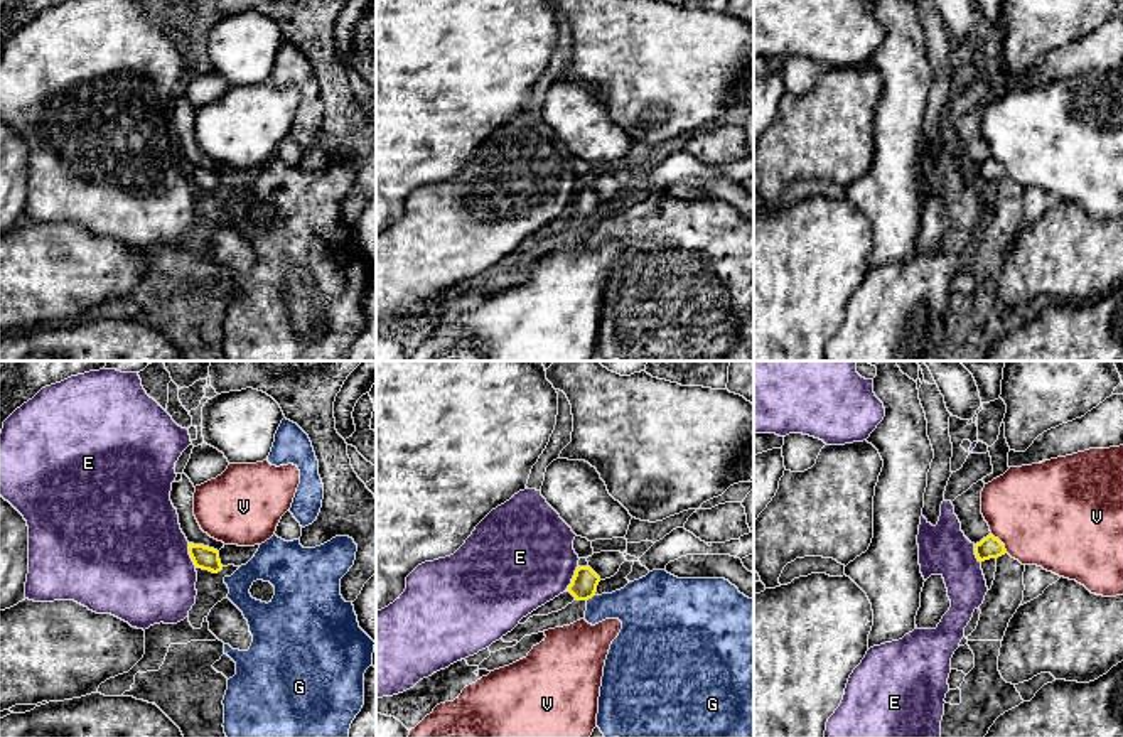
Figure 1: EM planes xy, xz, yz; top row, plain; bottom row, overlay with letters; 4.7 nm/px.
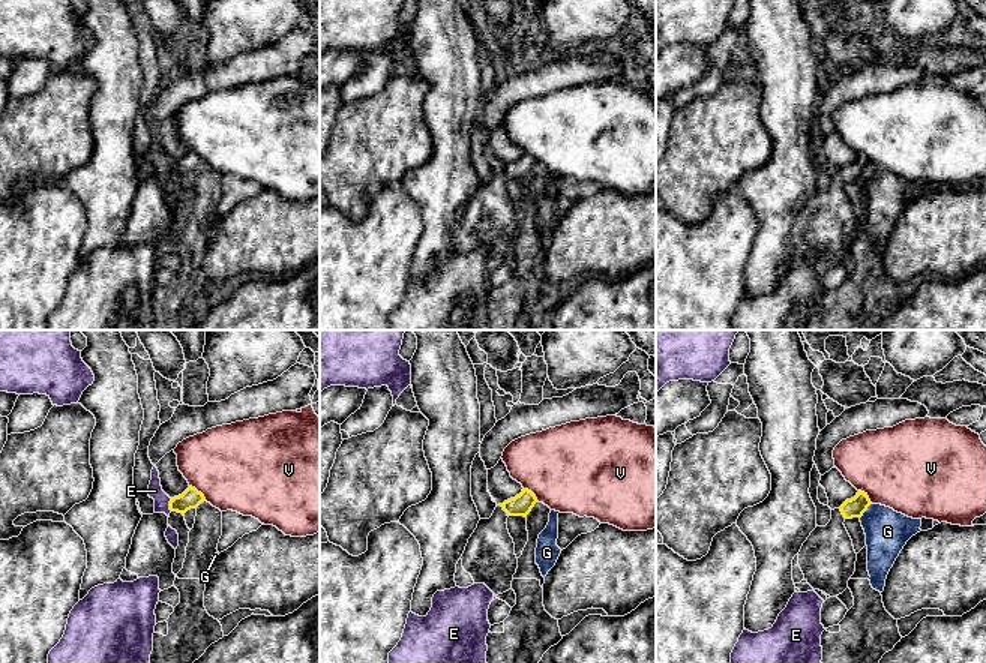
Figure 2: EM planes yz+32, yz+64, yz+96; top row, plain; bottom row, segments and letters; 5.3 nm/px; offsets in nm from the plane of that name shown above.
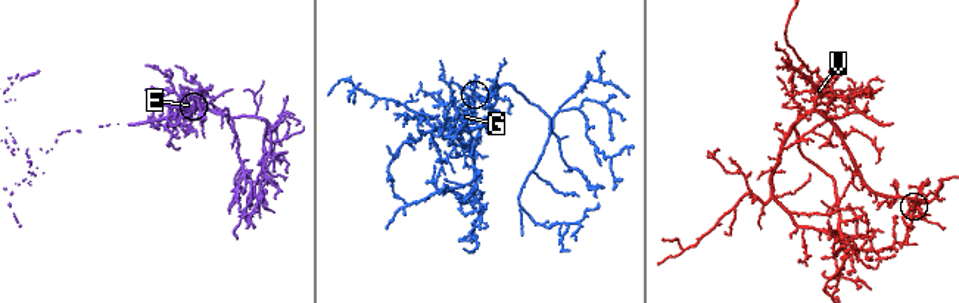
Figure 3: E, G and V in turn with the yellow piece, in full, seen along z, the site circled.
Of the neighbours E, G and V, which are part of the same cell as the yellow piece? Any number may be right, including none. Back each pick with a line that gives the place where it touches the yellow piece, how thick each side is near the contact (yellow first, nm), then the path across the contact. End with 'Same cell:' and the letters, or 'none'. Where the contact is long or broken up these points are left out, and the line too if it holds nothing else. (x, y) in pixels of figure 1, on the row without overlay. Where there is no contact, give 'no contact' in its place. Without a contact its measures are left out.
Same cell: none

